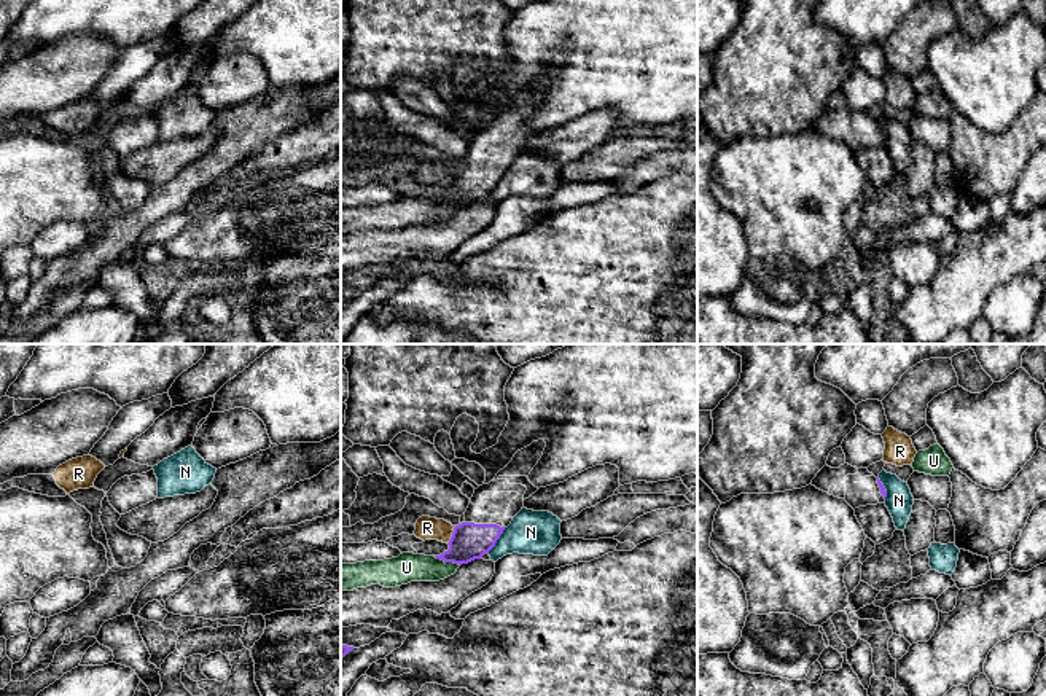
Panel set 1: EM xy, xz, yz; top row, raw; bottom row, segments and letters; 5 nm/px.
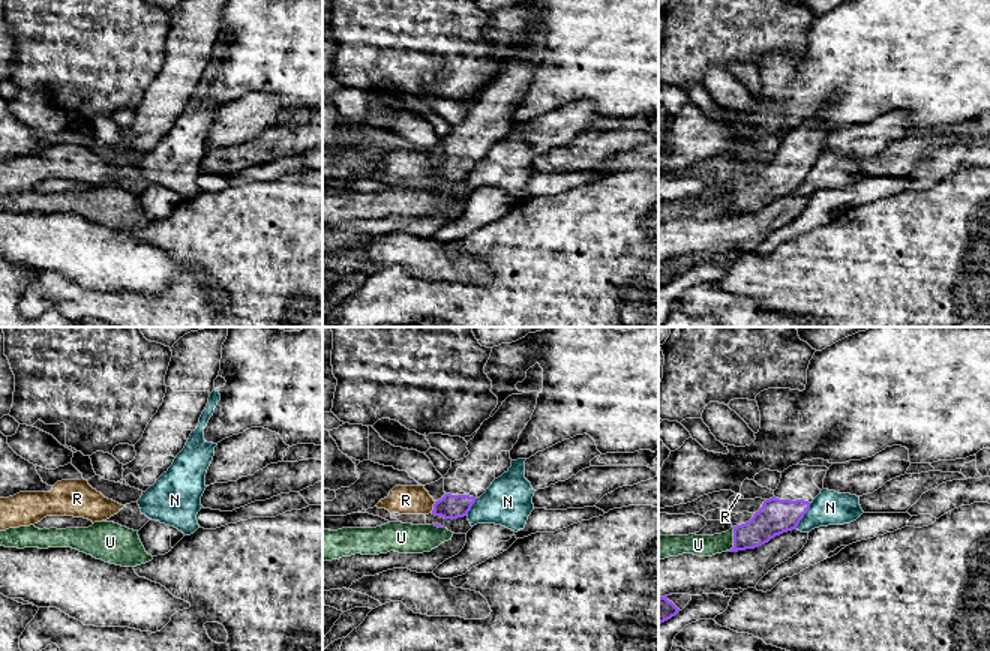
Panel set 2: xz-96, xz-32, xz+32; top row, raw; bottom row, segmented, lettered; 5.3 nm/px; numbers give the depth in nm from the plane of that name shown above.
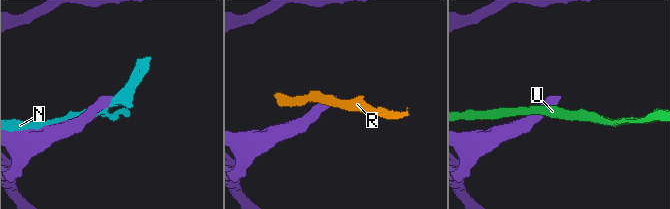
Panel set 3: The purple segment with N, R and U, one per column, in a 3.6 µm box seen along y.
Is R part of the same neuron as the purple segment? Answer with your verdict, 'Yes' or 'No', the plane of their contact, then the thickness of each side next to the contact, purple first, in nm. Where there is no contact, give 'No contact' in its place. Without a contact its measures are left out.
No. Touches purple in xz. Thickness 190 nm (purple) against 120 nm

